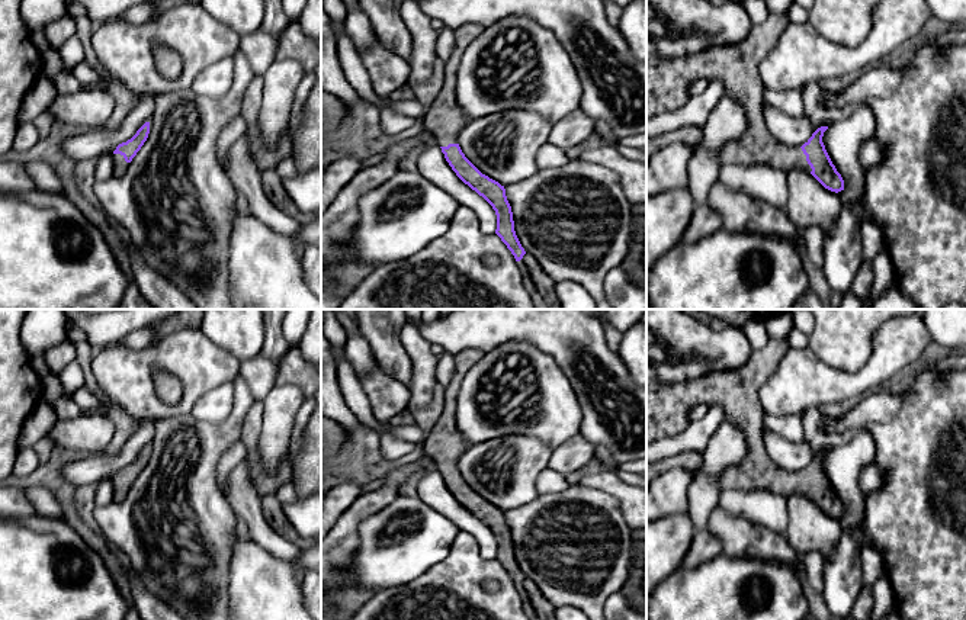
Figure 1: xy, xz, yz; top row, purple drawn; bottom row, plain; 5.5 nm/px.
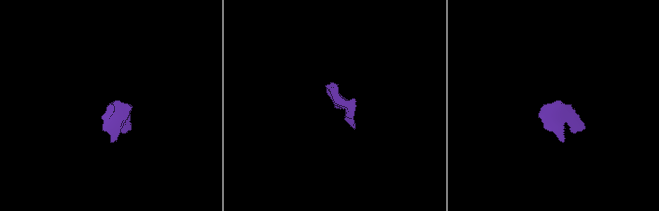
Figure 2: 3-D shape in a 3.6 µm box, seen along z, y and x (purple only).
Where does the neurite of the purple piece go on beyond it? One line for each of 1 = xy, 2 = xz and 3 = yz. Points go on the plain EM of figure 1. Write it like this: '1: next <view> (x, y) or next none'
1: next xy (119, 490)
2: next xz (445, 445)
3: next yz (737, 391)

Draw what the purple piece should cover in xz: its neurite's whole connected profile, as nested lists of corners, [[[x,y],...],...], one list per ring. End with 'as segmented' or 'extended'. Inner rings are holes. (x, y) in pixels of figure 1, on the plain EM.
[[[460,351],[455,354],[456,370],[452,382],[445,388],[445,411],[423,443],[424,453],[434,462],[446,486],[456,501],[482,521],[495,536],[495,559],[514,581],[529,620],[540,620],[533,608],[529,594],[523,587],[526,579],[516,556],[511,531],[506,514],[498,507],[482,499],[462,478],[458,466],[460,456],[472,446],[456,427],[456,396],[463,376],[482,357],[481,351]]]; extended

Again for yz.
[[[789,337],[770,338],[763,348],[752,350],[747,363],[738,369],[713,372],[686,383],[661,383],[646,388],[646,446],[681,434],[690,424],[687,414],[694,405],[705,404],[709,409],[721,405],[725,412],[723,421],[738,425],[747,439],[744,460],[721,472],[719,485],[722,488],[766,489],[786,498],[793,494],[800,494],[811,498],[825,514],[838,518],[844,515],[844,505],[832,489],[822,468],[824,457],[828,452],[818,453],[802,472],[789,472],[780,468],[766,453],[763,441],[764,411],[760,405],[758,391],[776,370],[780,359],[789,348]]]; extended

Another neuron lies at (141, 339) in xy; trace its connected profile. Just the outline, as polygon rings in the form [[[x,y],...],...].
[[[151,327],[135,330],[126,334],[119,343],[131,348],[150,348],[155,344],[155,331]]]

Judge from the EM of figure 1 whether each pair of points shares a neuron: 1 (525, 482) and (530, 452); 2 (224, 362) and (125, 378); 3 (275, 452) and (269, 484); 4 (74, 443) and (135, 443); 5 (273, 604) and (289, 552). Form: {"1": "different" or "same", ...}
{"1": "same", "2": "same", "3": "different", "4": "different", "5": "different"}

